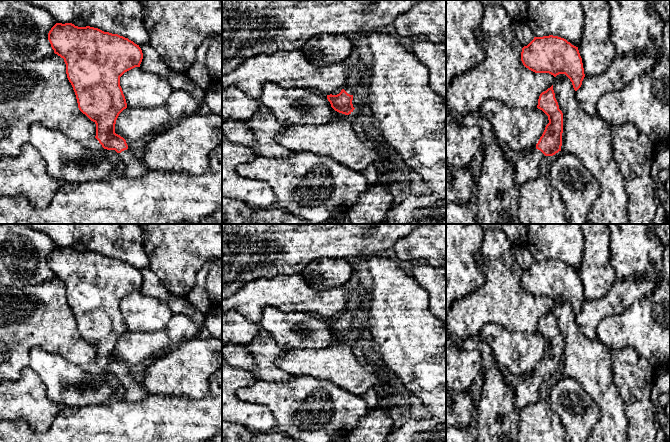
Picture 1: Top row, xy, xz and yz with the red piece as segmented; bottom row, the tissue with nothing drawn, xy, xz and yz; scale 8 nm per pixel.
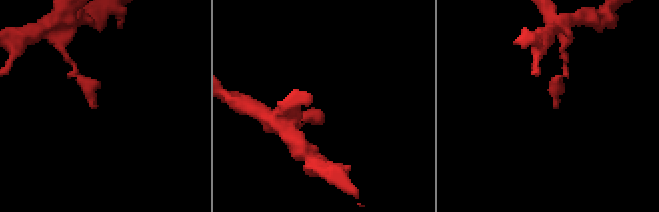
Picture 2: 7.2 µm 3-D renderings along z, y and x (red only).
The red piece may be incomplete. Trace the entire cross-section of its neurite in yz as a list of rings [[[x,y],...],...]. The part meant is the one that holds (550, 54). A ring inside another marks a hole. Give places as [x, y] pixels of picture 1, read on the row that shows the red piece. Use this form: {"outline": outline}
{"outline": [[[558,36],[534,37],[522,48],[523,65],[535,73],[565,74],[577,91],[585,77],[578,47]]]}

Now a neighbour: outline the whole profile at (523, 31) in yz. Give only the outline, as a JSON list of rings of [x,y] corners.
[[[527,21],[516,22],[514,28],[523,47],[527,46],[535,37]]]

